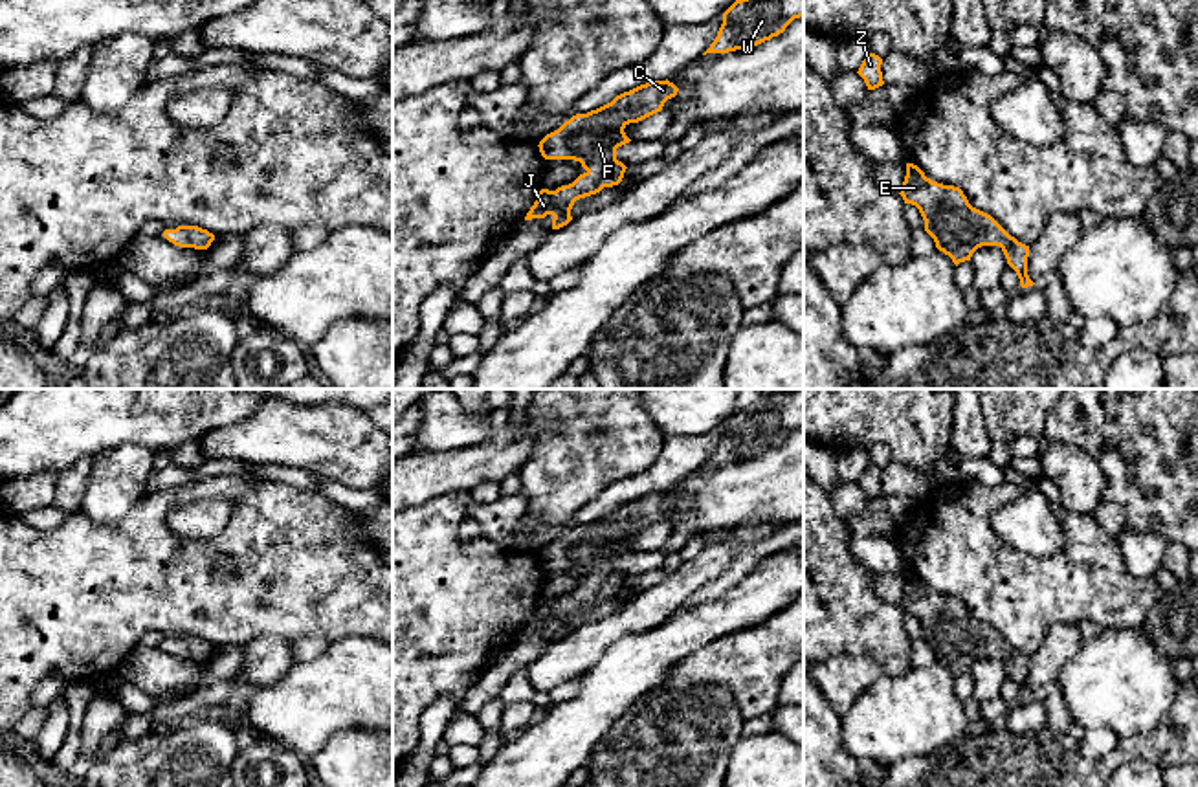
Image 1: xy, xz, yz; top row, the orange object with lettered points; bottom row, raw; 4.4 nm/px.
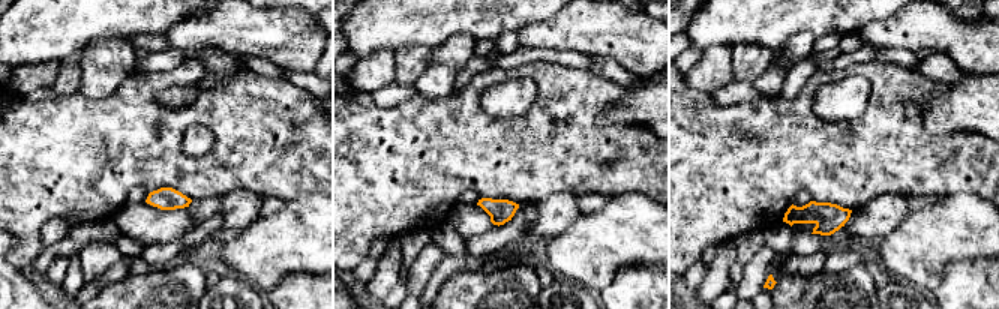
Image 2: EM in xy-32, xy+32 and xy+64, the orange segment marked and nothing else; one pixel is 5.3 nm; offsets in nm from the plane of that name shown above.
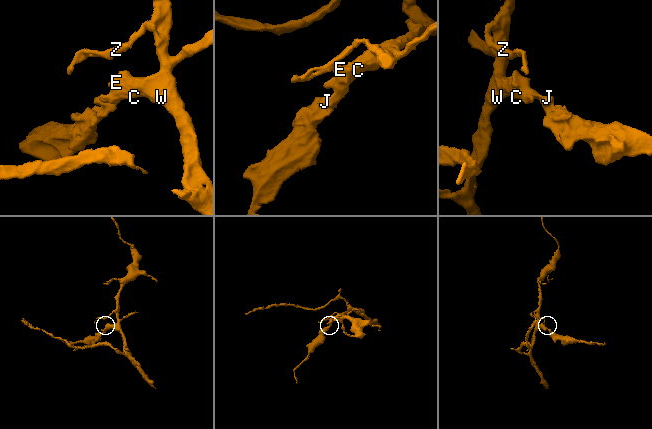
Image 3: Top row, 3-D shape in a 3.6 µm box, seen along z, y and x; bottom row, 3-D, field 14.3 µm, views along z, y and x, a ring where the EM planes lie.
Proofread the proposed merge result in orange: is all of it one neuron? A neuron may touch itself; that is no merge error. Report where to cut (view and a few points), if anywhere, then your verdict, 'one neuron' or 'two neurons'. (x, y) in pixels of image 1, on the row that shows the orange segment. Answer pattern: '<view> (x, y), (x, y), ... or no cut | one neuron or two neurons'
no cut | one neuron

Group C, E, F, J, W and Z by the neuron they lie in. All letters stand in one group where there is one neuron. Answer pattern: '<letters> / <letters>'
C E F J W Z

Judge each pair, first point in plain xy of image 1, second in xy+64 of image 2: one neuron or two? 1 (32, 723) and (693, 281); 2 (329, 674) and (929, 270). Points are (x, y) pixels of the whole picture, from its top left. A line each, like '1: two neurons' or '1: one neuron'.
1: one neuron
2: one neuron

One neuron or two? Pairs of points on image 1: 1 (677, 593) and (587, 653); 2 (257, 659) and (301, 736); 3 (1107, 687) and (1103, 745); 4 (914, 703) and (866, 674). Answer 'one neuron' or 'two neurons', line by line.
1: one neuron
2: two neurons
3: two neurons
4: two neurons

